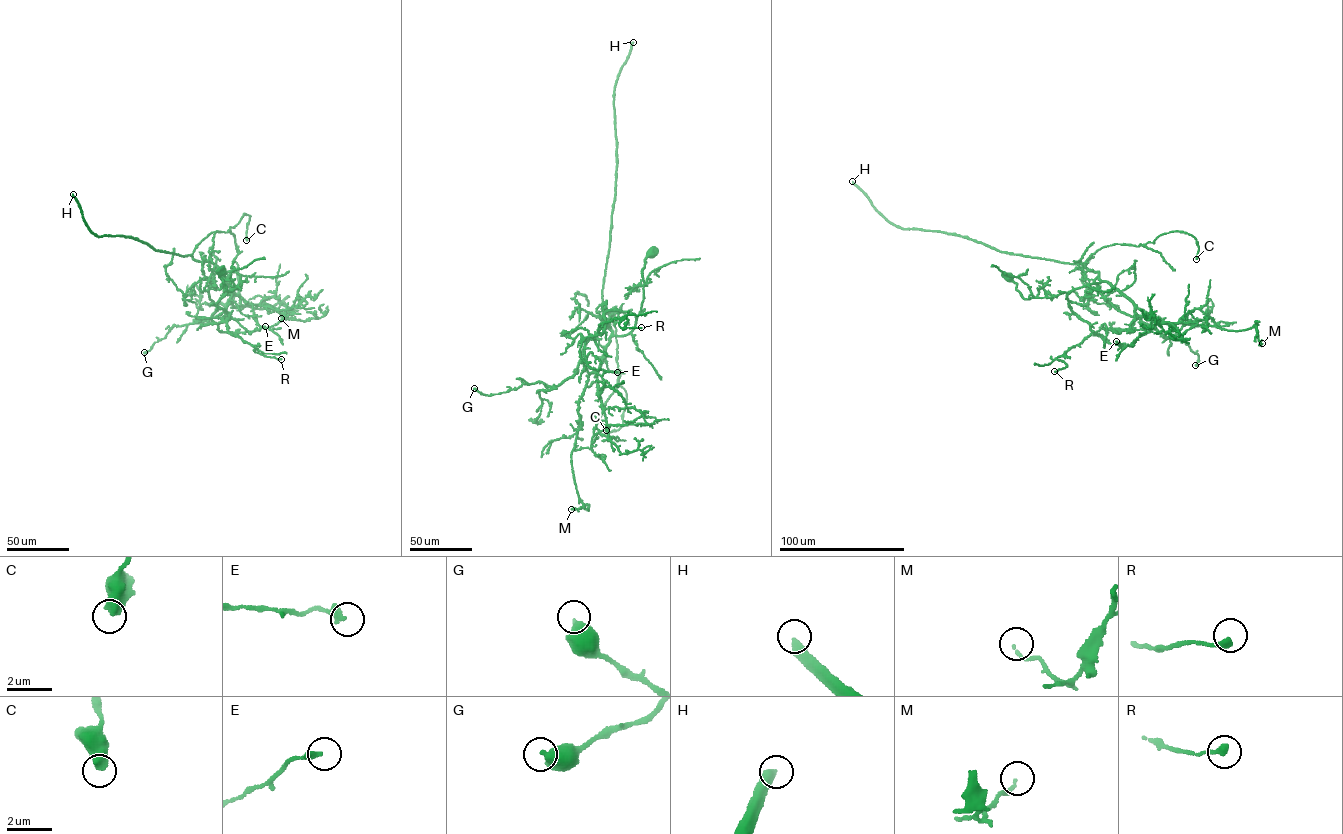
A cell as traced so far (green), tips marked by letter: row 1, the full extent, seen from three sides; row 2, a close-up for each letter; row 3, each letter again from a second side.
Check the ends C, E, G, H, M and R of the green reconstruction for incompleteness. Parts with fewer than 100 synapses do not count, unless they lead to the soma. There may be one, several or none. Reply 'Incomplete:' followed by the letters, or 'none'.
Incomplete: H

